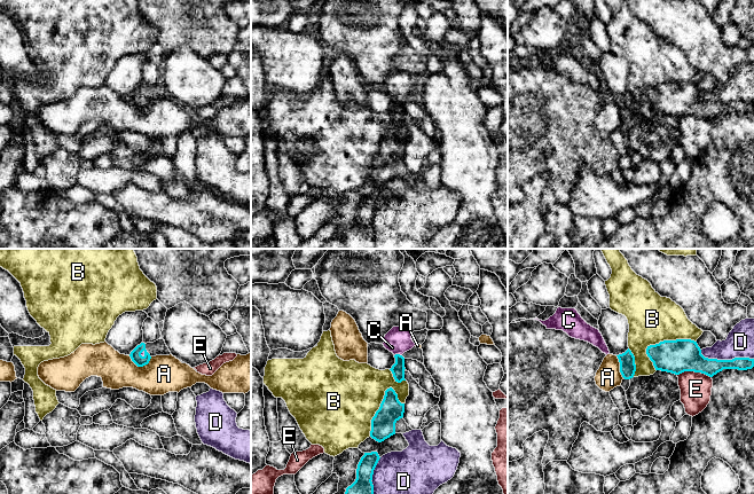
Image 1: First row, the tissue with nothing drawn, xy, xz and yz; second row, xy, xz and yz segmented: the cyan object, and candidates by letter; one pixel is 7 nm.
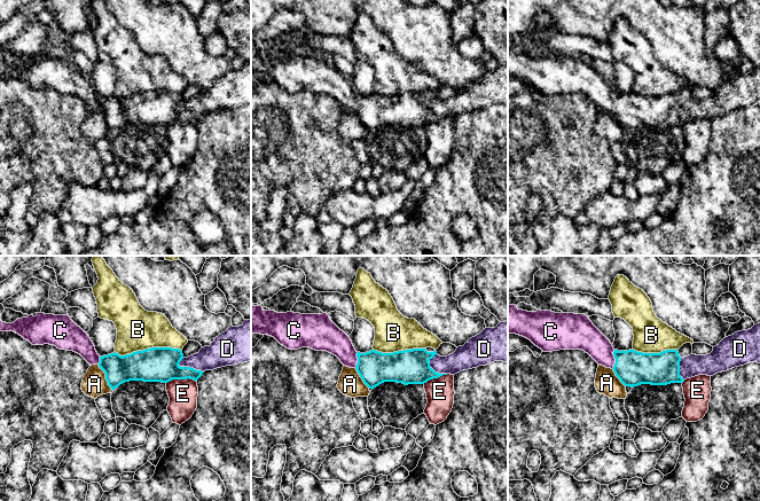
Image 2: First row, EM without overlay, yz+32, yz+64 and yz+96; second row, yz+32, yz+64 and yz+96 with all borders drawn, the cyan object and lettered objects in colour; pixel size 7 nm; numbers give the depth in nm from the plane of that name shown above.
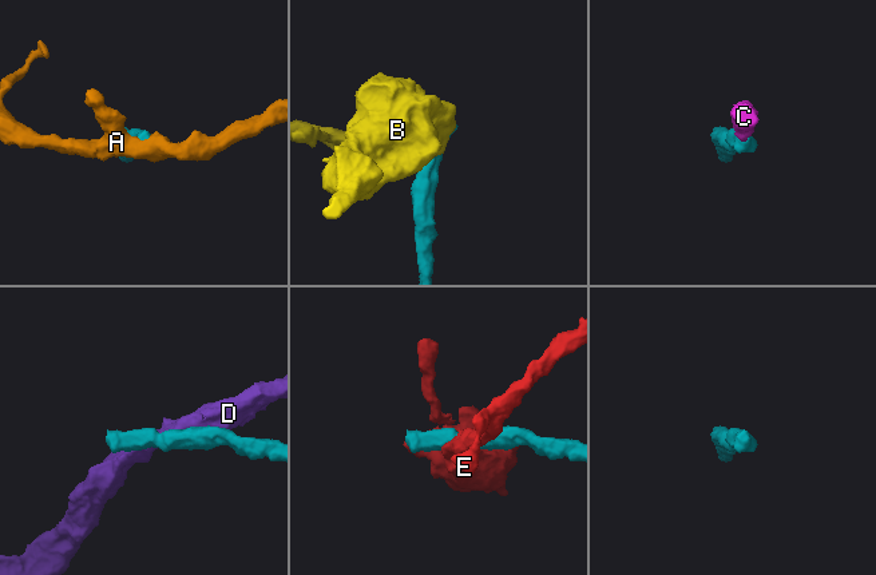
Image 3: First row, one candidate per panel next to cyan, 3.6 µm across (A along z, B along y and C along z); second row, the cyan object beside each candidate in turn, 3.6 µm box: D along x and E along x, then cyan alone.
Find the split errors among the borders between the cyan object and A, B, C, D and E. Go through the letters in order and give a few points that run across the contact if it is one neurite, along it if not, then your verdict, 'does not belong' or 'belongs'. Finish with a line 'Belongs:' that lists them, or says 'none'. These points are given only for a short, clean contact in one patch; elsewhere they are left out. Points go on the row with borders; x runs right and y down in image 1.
A: line xy (128, 355), (138, 366), (144, 366), (151, 358); does not belong
B: does not belong
C: line xz (398, 369), (398, 354), (398, 340); belongs
D: does not belong
E: line yz (677, 374), (694, 371), (704, 373), (711, 377); does not belong
Belongs: C

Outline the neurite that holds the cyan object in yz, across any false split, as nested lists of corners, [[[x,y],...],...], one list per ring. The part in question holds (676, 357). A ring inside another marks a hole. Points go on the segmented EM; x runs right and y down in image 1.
[[[691,339],[663,340],[646,348],[655,370],[680,375],[684,371],[701,373],[713,377],[723,369],[747,370],[754,367],[754,359],[708,359],[701,354],[697,342]]]

